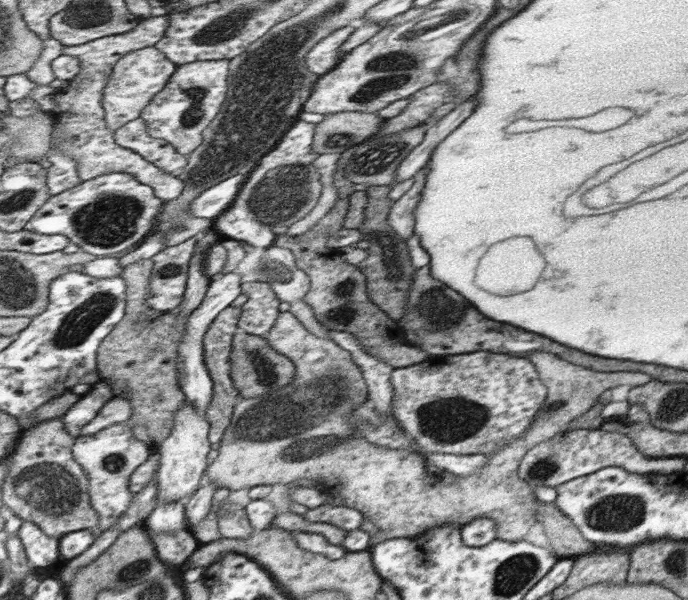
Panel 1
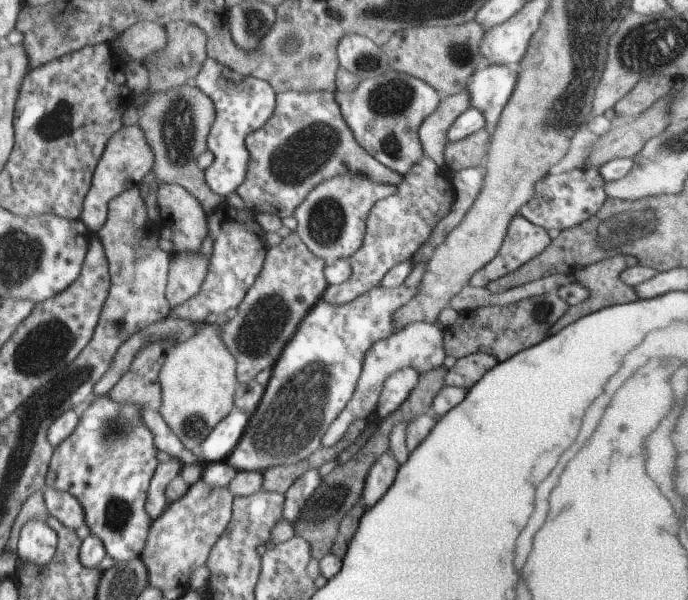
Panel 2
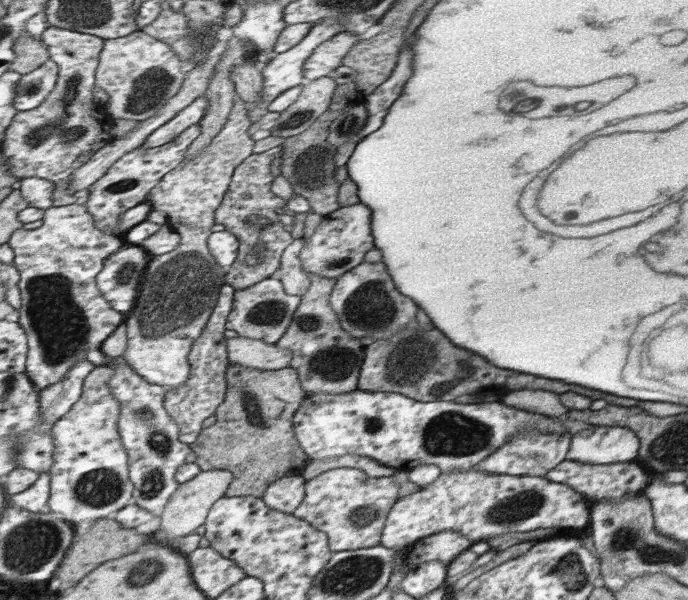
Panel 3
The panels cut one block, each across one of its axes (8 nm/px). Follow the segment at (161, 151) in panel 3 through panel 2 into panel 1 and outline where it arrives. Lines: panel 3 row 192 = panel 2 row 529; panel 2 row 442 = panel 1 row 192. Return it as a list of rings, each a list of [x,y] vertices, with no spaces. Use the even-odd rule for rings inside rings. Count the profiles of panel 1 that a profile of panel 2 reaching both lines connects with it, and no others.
[[[113,172],[53,196],[31,218],[25,230],[45,236],[67,236],[81,250],[95,254],[97,258],[107,258],[109,254],[131,248],[135,242],[145,242],[145,238],[155,230],[163,210],[165,200],[157,196],[155,188],[139,182],[133,174]]]

